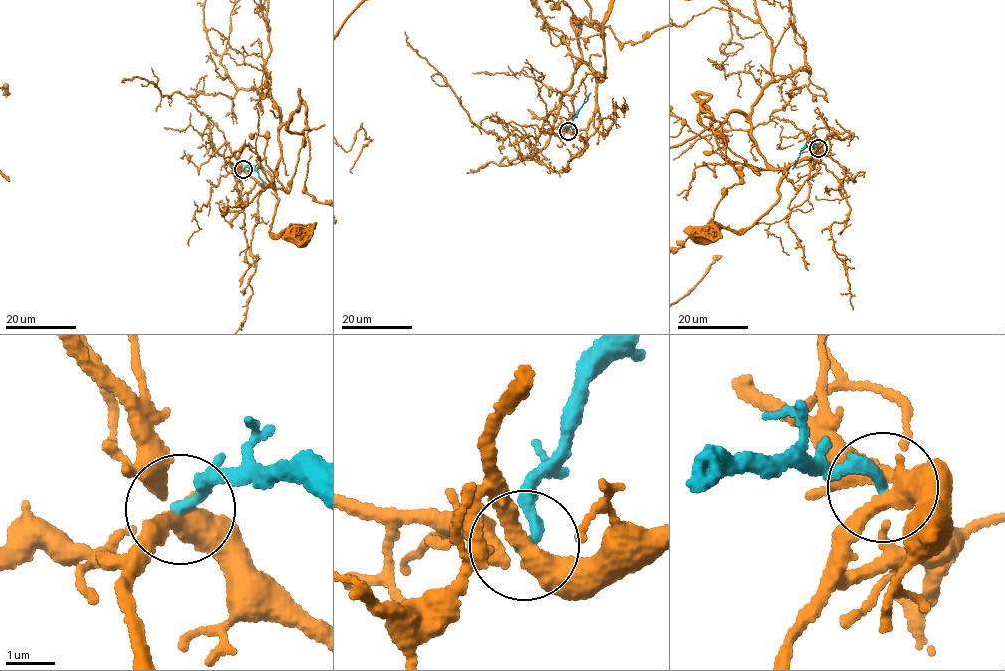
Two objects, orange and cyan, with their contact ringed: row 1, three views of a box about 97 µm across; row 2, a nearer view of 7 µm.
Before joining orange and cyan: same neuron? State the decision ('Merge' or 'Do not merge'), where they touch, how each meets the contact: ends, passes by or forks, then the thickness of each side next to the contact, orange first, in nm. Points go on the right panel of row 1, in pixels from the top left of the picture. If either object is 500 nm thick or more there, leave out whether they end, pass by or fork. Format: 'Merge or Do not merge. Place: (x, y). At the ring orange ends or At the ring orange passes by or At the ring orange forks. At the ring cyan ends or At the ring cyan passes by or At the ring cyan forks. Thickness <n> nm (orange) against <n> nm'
Do not merge. Place: (818, 148). At the ring orange forks. At the ring cyan ends. Thickness 340 nm (orange) against 240 nm

